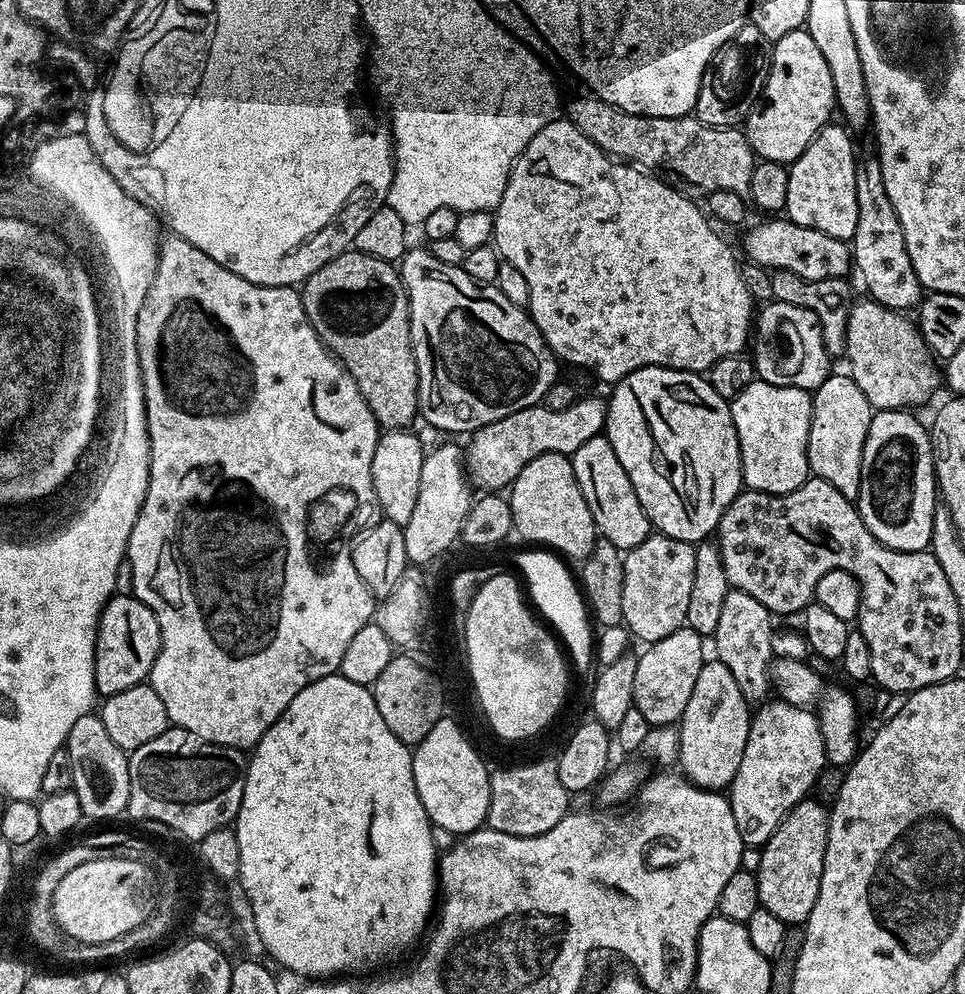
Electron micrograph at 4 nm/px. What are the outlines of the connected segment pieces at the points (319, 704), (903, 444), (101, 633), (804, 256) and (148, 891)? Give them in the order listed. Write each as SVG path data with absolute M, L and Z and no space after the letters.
M339 674L327 676L303 688L294 702L286 706L278 722L274 722L274 726L270 726L270 730L266 730L264 737L251 749L246 786L242 790L242 802L234 821L240 859L238 884L244 887L244 896L252 907L252 920L256 923L256 932L265 950L282 967L300 976L308 976L304 978L336 978L341 974L352 974L355 968L376 964L395 952L404 952L416 939L419 941L425 935L438 904L437 833L426 814L426 806L422 806L418 798L418 786L414 786L412 753L413 749L403 744L394 730L386 726L382 714L378 714L371 687L350 682L350 678Z
M908 410L877 411L870 422L870 434L866 434L866 446L862 454L862 482L858 501L860 517L878 542L899 552L922 552L931 545L934 514L938 507L932 437L929 429L925 425L923 428L911 415L913 413Z
M113 595L104 605L100 622L96 625L96 690L101 697L122 694L122 690L130 690L130 686L145 683L152 675L152 667L160 653L160 627L158 618L133 595Z
M787 218L765 220L768 221L752 227L744 238L745 257L751 263L769 270L796 274L807 281L843 279L848 274L846 272L851 271L851 245L847 241L831 238L812 227L798 226Z
M124 858L82 862L82 866L74 866L74 870L58 882L53 918L63 935L77 945L106 943L146 922L156 906L157 893L157 875L142 862Z

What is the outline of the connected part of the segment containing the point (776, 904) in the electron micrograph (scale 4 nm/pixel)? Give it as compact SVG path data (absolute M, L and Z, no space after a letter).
M819 799L799 800L782 818L772 837L760 848L760 865L755 872L760 907L770 910L770 914L774 914L774 918L781 920L785 926L803 925L808 919L810 910L814 910L814 902L818 902L818 886L822 882L824 855L828 841L828 814L829 809Z

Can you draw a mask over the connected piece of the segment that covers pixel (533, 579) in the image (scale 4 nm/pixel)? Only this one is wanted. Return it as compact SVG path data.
M542 548L529 549L520 553L516 558L516 564L523 574L521 577L525 582L529 599L533 607L538 612L540 610L539 615L560 637L573 669L584 672L594 662L594 632L590 630L592 622L583 591L580 589L575 575L570 574L566 568L567 563L561 557Z

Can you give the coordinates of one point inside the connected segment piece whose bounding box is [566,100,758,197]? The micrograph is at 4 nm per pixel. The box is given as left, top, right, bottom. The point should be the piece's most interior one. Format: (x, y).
(693, 157)

